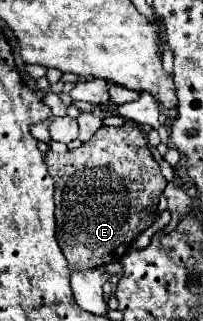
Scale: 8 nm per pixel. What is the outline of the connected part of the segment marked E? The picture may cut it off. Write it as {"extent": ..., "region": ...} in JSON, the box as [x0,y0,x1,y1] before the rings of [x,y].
{"extent":[45,121,167,271],"region":[[[133,121],[123,127],[101,127],[79,149],[63,155],[49,151],[45,165],[55,179],[57,241],[71,271],[121,261],[133,241],[155,221],[159,195],[167,185],[147,149],[145,135]]]}

